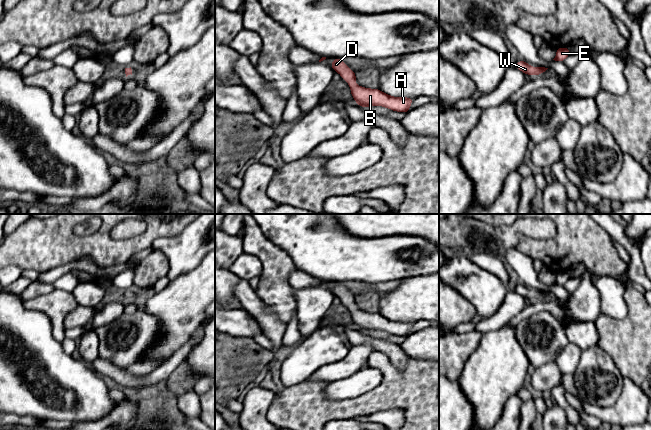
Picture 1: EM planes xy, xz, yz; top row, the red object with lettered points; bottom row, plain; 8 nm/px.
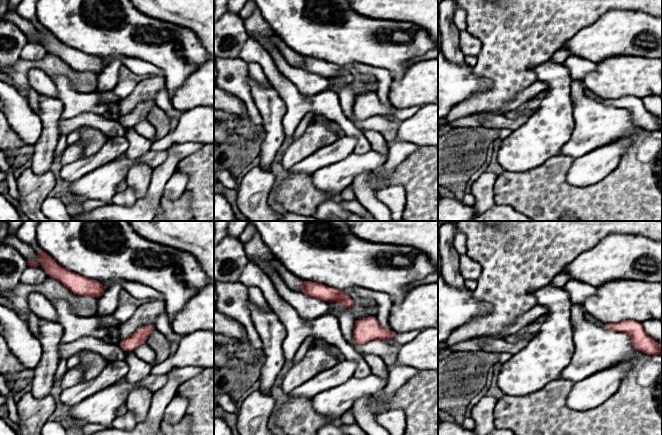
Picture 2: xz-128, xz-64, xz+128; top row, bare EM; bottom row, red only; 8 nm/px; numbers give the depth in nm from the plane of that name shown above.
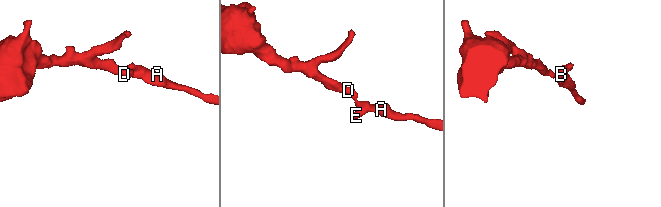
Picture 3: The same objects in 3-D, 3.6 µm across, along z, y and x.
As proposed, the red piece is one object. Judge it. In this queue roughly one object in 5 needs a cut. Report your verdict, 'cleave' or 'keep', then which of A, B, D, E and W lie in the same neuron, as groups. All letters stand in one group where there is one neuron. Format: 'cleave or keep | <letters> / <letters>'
keep | A B D E W

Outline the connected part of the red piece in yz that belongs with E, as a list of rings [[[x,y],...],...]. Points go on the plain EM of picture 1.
[[[560,271],[556,274],[556,280],[553,284],[563,286],[570,277],[571,275],[567,271]]]

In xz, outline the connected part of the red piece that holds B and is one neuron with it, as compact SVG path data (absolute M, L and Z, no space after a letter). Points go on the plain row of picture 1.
M335 282L331 292L339 297L350 310L351 319L360 331L383 330L396 336L407 337L414 322L390 320L378 312L370 313L355 308L356 297L352 295L341 282Z

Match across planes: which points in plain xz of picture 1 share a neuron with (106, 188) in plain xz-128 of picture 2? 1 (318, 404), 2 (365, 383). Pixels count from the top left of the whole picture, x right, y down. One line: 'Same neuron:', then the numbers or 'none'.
Same neuron: 2

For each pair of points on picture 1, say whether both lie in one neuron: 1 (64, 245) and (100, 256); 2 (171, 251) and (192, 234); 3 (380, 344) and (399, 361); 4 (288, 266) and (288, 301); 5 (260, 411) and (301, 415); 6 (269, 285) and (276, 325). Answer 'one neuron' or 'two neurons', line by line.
1: one neuron
2: one neuron
3: one neuron
4: one neuron
5: two neurons
6: two neurons

